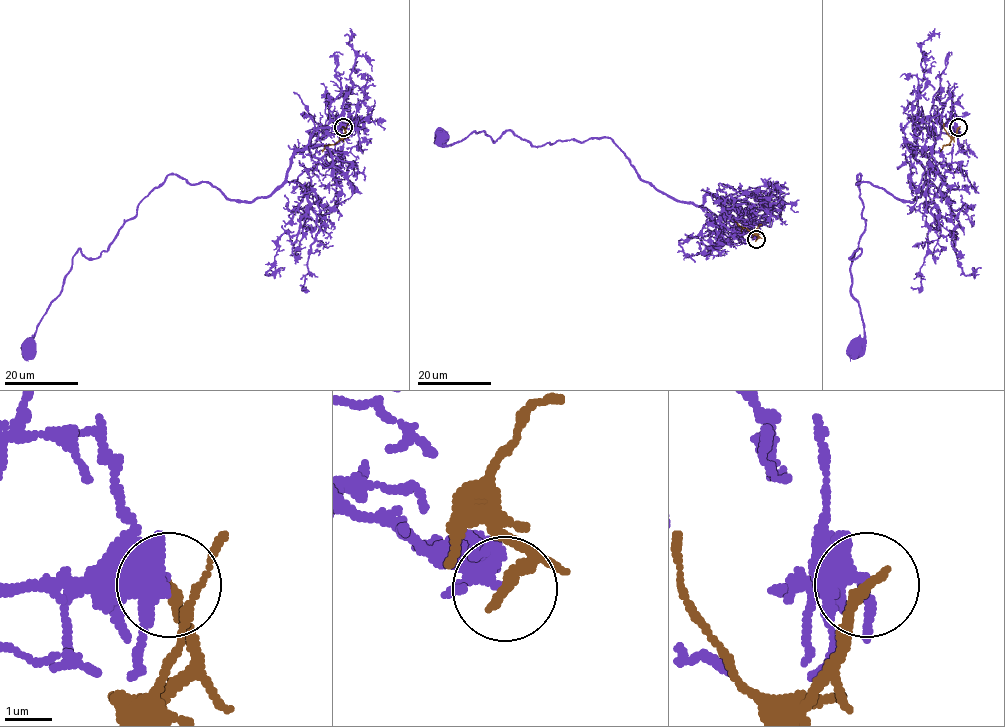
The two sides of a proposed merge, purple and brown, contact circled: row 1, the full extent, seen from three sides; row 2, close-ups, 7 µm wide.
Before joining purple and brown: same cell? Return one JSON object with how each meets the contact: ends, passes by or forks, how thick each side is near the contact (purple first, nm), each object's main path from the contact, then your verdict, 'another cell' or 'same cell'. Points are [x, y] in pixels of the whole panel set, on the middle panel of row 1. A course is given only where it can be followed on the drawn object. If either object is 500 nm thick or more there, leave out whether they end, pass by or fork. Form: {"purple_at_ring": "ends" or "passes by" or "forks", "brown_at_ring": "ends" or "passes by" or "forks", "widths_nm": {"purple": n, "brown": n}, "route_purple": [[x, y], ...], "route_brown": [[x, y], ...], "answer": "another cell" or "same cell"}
{"purple_at_ring": "forks", "brown_at_ring": "ends", "widths_nm": {"purple": 240, "brown": 280}, "route_purple": [[757, 239], [723, 197], [684, 203], [642, 180], [609, 138], [443, 137]], "route_brown": [[757, 239], [759, 237], [735, 221]], "answer": "another cell"}

